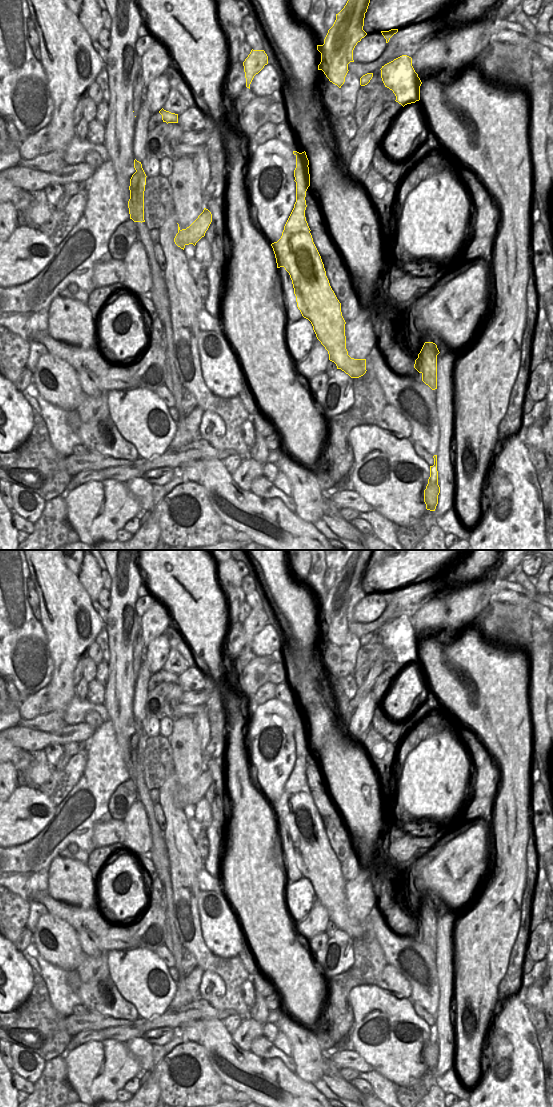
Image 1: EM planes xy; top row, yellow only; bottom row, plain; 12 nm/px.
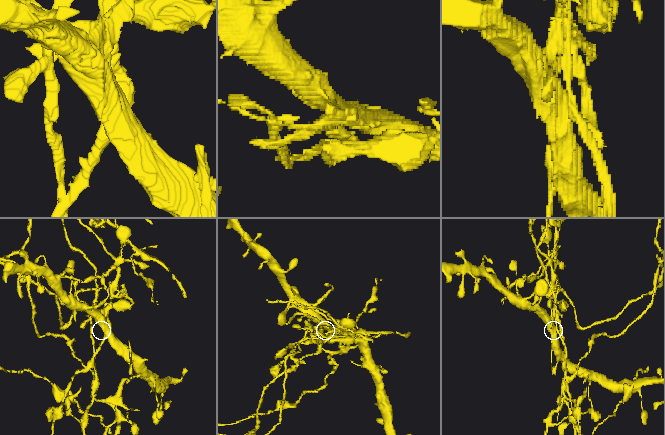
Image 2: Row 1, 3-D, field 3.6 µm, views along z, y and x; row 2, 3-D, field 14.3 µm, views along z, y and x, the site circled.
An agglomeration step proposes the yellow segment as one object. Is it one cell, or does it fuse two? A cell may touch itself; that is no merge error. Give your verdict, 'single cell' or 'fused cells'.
fused cells

